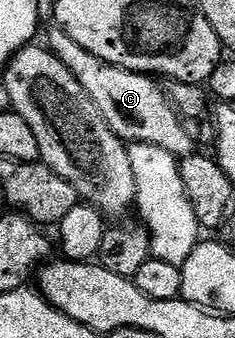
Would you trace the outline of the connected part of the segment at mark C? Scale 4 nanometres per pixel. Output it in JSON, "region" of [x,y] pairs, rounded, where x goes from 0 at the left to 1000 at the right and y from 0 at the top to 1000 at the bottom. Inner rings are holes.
{"region":[[[213,83],[200,121],[209,151],[260,175],[268,195],[285,195],[302,219],[319,219],[353,266],[370,266],[387,302],[421,314],[421,337],[438,337],[455,373],[472,373],[511,414],[528,414],[536,429],[677,432],[757,467],[826,459],[830,405],[809,370],[787,364],[706,284],[698,257],[655,228],[621,225],[609,213],[523,207],[481,189],[443,189],[421,172],[404,172],[404,160],[353,148],[353,136],[336,136],[336,124],[306,118],[264,83]]]}

